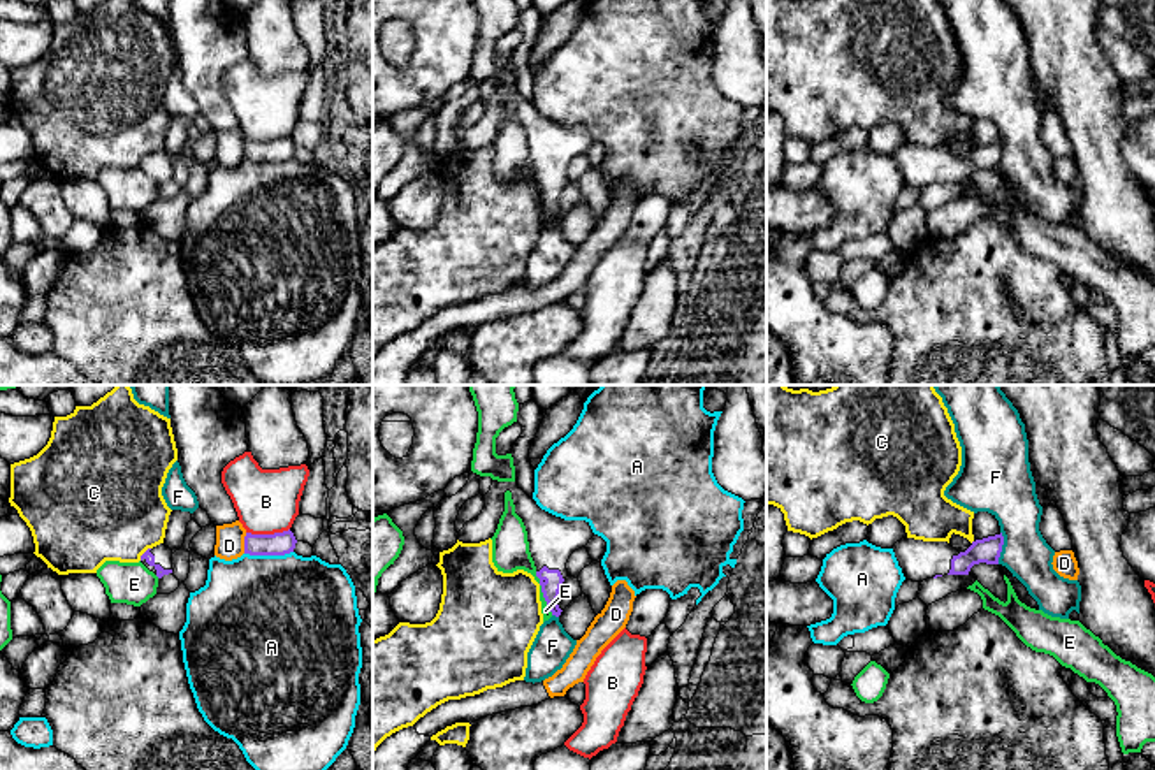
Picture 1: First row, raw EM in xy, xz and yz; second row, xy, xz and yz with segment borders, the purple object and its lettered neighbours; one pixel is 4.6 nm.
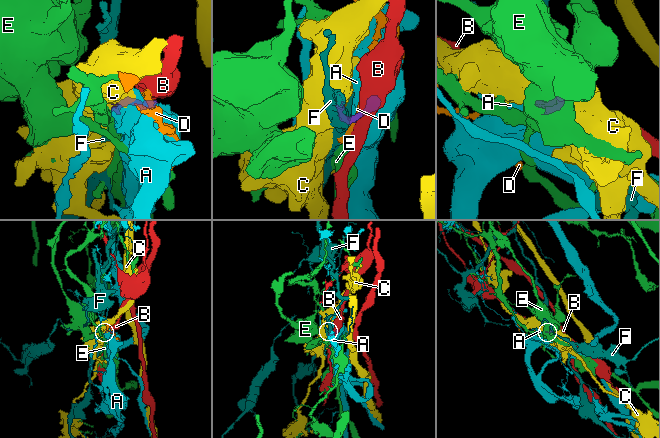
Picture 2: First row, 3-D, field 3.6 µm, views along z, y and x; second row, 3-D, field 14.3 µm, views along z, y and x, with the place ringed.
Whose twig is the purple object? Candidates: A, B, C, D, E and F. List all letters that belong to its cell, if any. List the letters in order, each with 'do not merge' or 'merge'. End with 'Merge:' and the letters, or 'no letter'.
A: do not merge
B: do not merge
C: do not merge
D: do not merge
E: do not merge
F: do not merge
Merge: no letter

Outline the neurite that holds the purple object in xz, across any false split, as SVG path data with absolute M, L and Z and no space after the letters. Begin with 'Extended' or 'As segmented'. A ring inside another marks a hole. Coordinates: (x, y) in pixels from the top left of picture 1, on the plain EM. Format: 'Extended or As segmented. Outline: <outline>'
Extended. Outline: M492 86L490 97L483 102L485 113L482 120L464 130L457 142L459 148L480 149L494 142L505 118L506 97L512 98L515 120L526 132L529 158L536 172L543 204L552 222L559 223L563 216L557 211L557 204L568 183L566 169L575 156L589 149L594 139L585 127L564 127L541 116L517 88Z

